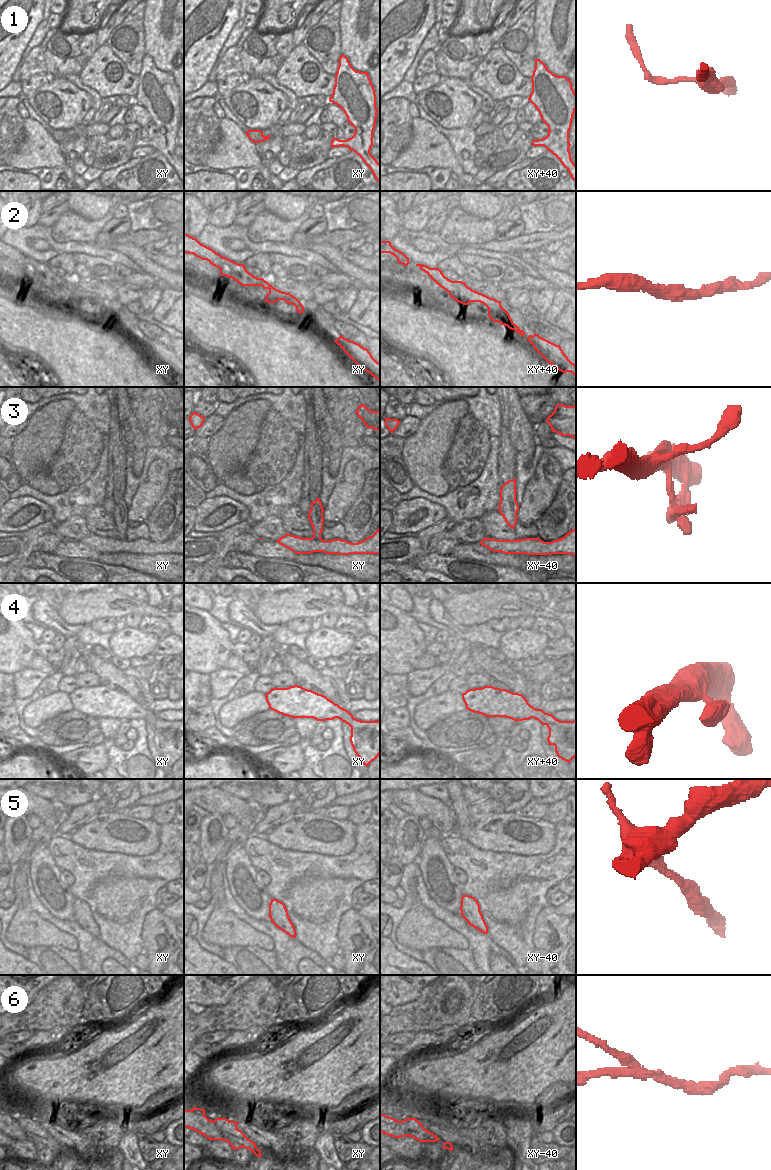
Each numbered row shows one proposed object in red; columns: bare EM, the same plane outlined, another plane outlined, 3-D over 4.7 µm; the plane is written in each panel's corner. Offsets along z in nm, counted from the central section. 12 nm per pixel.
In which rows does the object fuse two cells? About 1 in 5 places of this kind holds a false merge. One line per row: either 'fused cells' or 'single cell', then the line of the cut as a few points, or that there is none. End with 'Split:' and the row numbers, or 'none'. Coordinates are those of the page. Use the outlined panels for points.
1: single cell; cut none
2: single cell; cut none
3: single cell; cut none
4: single cell; cut none
5: single cell; cut none
6: fused cells; cut xy (213, 1121), (223, 1131), (235, 1137), (240, 1137), (243, 1146)
Split: 6

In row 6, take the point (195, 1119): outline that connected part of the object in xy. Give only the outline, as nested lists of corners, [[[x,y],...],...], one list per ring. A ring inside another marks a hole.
[[[193,1107],[192,1110],[184,1110],[184,1127],[202,1134],[209,1140],[226,1141],[233,1151],[243,1148],[243,1139],[235,1138],[219,1129],[213,1120],[205,1116],[205,1109]]]

